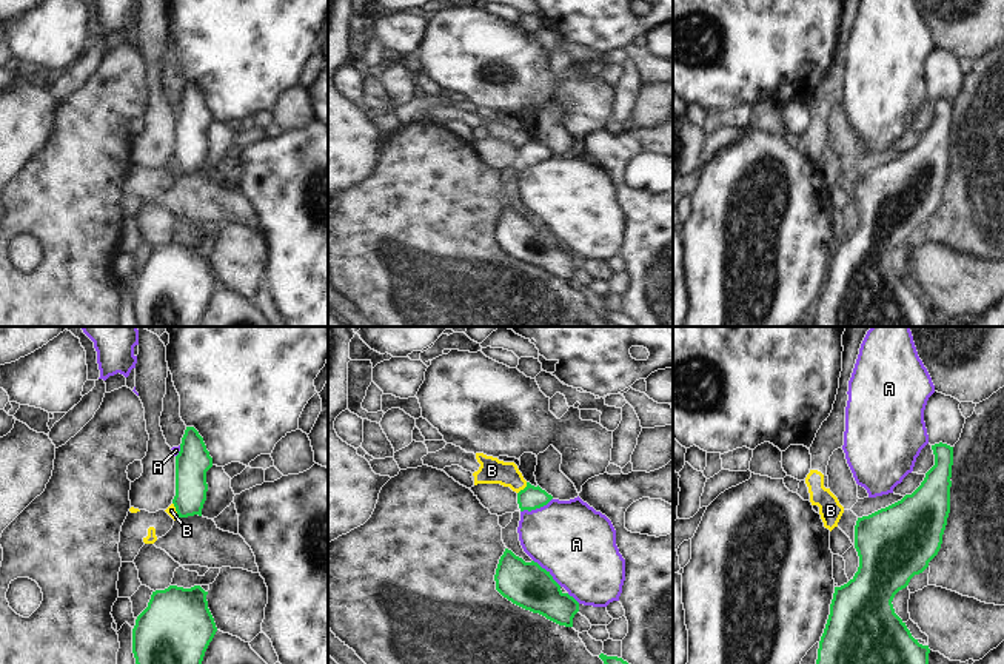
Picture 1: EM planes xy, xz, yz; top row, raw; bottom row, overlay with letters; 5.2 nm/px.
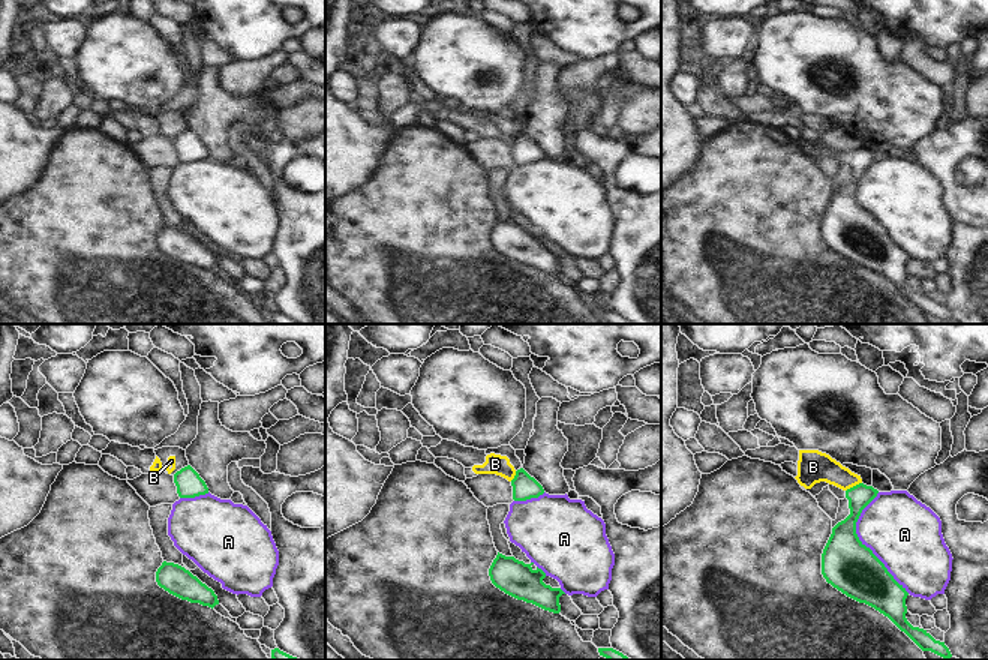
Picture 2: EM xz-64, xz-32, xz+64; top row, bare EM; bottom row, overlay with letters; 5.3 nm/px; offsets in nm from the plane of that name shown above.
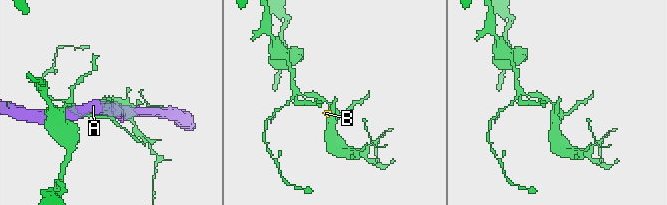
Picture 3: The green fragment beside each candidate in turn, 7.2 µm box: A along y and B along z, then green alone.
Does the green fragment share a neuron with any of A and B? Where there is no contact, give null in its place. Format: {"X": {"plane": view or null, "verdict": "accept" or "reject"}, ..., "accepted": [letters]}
{"A": {"plane": "xz", "verdict": "reject"}, "B": {"plane": "xz", "verdict": "reject"}, "accepted": []}

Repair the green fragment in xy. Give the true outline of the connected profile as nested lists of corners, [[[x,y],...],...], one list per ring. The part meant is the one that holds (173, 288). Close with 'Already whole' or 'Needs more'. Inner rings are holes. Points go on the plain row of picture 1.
[[[169,240],[151,250],[132,283],[139,327],[200,327],[217,282],[200,240]]]. Already whole

